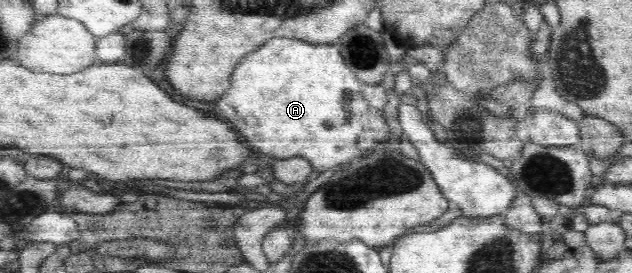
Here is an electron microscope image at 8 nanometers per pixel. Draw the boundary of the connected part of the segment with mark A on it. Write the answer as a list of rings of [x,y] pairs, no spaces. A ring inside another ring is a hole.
[[[286,37],[272,38],[272,42],[266,42],[236,66],[232,86],[218,102],[220,114],[234,124],[238,134],[256,152],[268,154],[273,159],[305,158],[313,166],[314,175],[338,166],[348,167],[366,158],[369,153],[382,148],[379,144],[388,140],[390,127],[384,112],[364,99],[364,83],[348,68],[336,46],[320,46]]]

